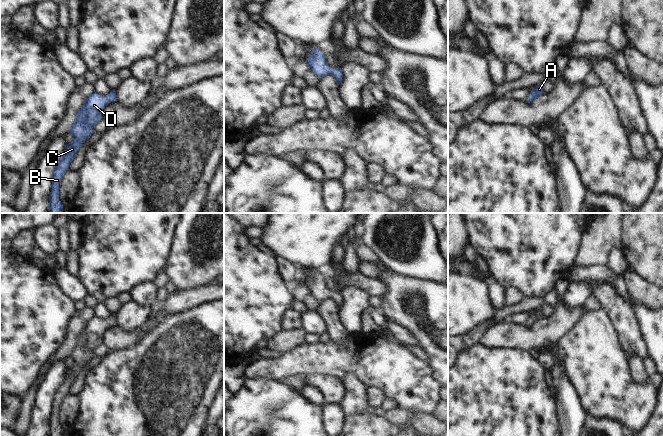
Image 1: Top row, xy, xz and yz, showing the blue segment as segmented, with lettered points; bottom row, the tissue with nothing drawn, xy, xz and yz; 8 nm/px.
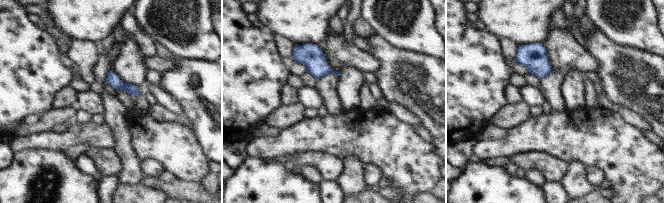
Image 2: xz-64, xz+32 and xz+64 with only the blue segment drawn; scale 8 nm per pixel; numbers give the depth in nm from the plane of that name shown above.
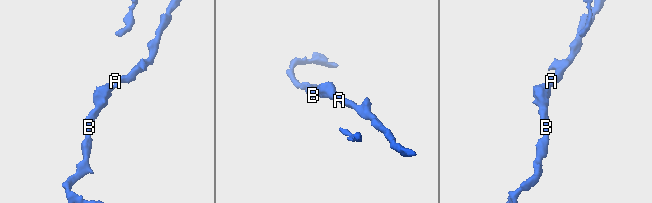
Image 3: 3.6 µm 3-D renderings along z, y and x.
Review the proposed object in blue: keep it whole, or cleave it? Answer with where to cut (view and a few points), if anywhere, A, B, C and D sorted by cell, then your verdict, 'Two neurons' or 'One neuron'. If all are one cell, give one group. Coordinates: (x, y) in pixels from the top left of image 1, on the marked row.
No split. Groups: A B C D. One neuron.

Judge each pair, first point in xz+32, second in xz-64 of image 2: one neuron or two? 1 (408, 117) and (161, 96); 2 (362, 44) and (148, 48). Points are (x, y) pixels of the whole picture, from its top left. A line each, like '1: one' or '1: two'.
1: one
2: one

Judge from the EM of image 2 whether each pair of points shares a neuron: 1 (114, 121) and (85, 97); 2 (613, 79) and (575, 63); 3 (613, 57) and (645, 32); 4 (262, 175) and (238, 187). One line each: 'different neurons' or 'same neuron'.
1: different neurons
2: different neurons
3: different neurons
4: same neuron

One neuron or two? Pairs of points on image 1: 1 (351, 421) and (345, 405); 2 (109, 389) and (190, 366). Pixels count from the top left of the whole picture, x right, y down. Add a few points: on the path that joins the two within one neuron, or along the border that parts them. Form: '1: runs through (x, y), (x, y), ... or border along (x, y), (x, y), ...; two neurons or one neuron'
1: border along (364, 410), (358, 413), (345, 414); two neurons
2: runs through (129, 389), (159, 389), (170, 379); one neuron

